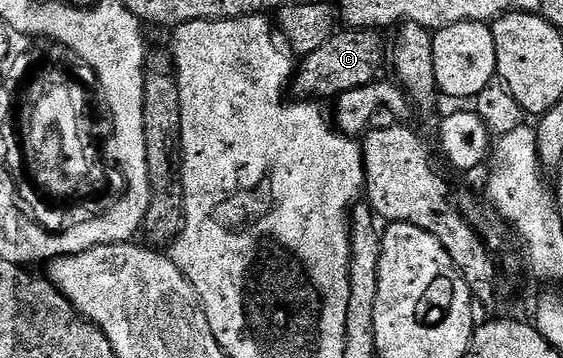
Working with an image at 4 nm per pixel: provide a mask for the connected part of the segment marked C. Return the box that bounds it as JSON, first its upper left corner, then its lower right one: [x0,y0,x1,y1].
[292,29,388,101]

